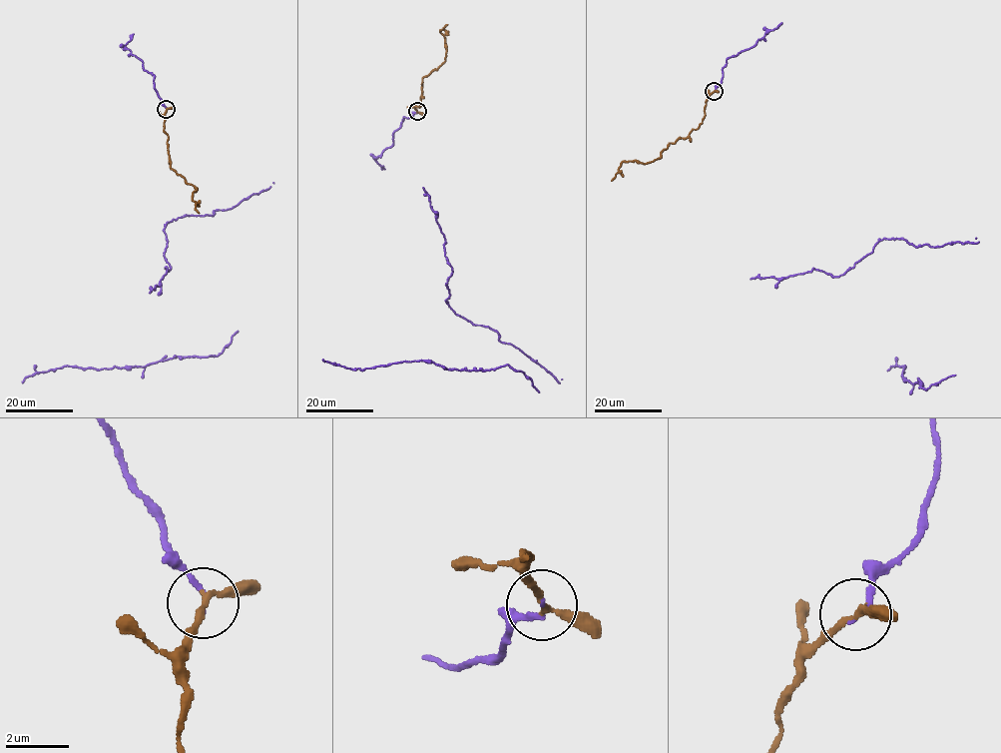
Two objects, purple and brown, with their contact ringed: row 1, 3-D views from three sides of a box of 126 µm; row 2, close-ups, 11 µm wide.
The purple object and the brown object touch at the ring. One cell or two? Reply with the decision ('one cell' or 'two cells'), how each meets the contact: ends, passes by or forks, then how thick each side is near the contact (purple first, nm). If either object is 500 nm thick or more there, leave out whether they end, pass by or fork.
one cell | purple ends | brown passes by | 120/190 nm

